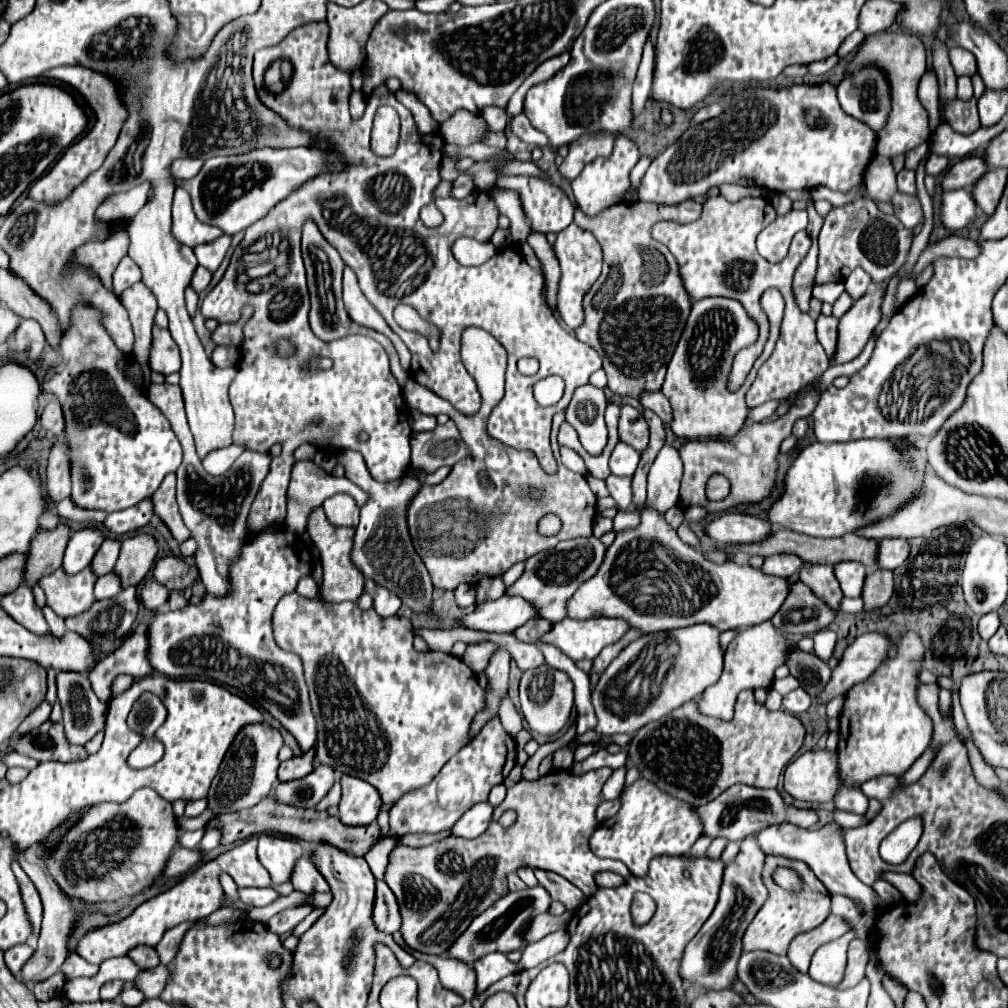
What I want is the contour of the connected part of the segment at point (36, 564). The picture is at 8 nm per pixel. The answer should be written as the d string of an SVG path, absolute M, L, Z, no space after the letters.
M62 523L52 531L42 531L34 535L24 565L24 583L28 587L34 587L44 575L50 575L60 569L68 539L70 529Z

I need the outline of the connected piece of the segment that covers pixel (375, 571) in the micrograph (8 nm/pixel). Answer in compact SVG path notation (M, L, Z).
M356 451L338 453L338 463L344 465L346 477L370 495L368 503L360 511L360 523L354 533L354 547L350 553L352 563L358 567L358 571L364 577L372 579L376 585L386 587L388 591L398 595L402 599L402 603L406 603L412 611L424 613L428 609L428 605L432 603L434 587L432 587L426 565L422 563L420 555L412 547L408 527L404 521L404 511L406 511L408 499L412 499L412 495L420 489L420 483L410 473L406 473L404 477L400 477L396 481L388 481L388 483L374 481L372 475L368 473L364 459L360 459L360 453L356 453Z

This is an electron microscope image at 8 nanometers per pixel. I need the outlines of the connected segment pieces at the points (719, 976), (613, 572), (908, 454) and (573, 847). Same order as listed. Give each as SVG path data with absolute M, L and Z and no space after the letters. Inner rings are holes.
M754 837L744 839L740 847L742 849L738 857L732 863L728 863L724 869L724 881L716 909L684 949L680 961L680 977L690 985L702 985L704 989L712 989L712 991L732 987L732 983L738 979L736 967L742 955L744 931L748 929L748 923L756 917L756 913L768 899L768 889L762 883L764 853L760 851L760 847L756 847Z
M643 507L638 527L616 533L598 573L580 585L568 601L568 617L614 617L626 621L642 635L698 623L728 631L772 619L784 603L788 589L786 579L764 575L750 565L736 565L734 561L716 565L706 561L700 551L678 537L676 529L672 529L658 511Z
M862 439L856 443L812 443L800 451L796 461L786 473L784 493L770 505L766 519L770 523L778 523L790 531L804 533L810 537L840 537L844 533L852 533L858 527L874 523L874 519L882 519L882 515L892 515L908 495L916 495L920 491L920 467L926 467L926 457L920 447L904 445L900 451L888 439Z
M602 767L584 775L554 771L538 781L520 781L508 789L506 799L494 809L492 827L488 827L484 835L476 839L452 835L426 847L396 845L390 853L384 881L398 899L402 915L400 931L406 945L420 953L444 955L476 915L508 893L506 875L518 867L554 871L588 897L596 893L594 875L600 871L630 877L624 863L600 859L588 847L588 839L598 827L594 813L600 805L600 791L610 775L612 769ZM508 809L516 811L516 821L510 827L502 827L498 817Z

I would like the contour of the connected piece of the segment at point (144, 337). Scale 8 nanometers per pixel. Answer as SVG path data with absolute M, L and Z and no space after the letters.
M135 283L126 291L122 291L118 299L126 307L132 321L132 329L134 329L132 357L136 363L146 363L150 341L152 341L152 323L158 311L156 297L144 283Z

